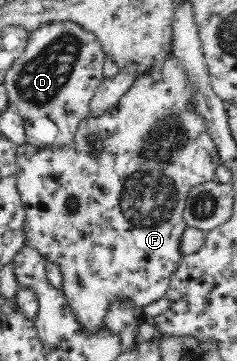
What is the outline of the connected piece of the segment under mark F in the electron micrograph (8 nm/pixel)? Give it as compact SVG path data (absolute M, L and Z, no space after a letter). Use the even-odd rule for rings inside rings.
M172 54L169 55L169 59L165 59L161 69L151 69L149 73L145 73L145 75L133 81L129 91L121 97L119 103L109 113L105 113L101 117L88 116L85 118L80 123L73 142L63 146L39 148L35 144L27 142L17 149L16 182L22 199L23 211L25 212L22 223L24 245L37 250L45 261L59 265L61 277L63 277L61 292L69 302L73 316L77 318L77 322L81 324L83 331L87 334L97 334L104 327L107 313L115 303L133 304L136 309L140 310L149 303L164 298L165 291L170 287L171 274L182 258L179 246L181 234L187 226L182 217L186 197L194 185L215 180L216 167L221 165L216 146L209 134L206 133L204 123L192 111L192 102L193 89L190 89L190 83L186 79L184 69ZM67 197L71 197L71 203L77 205L77 209L73 213L67 214Z

